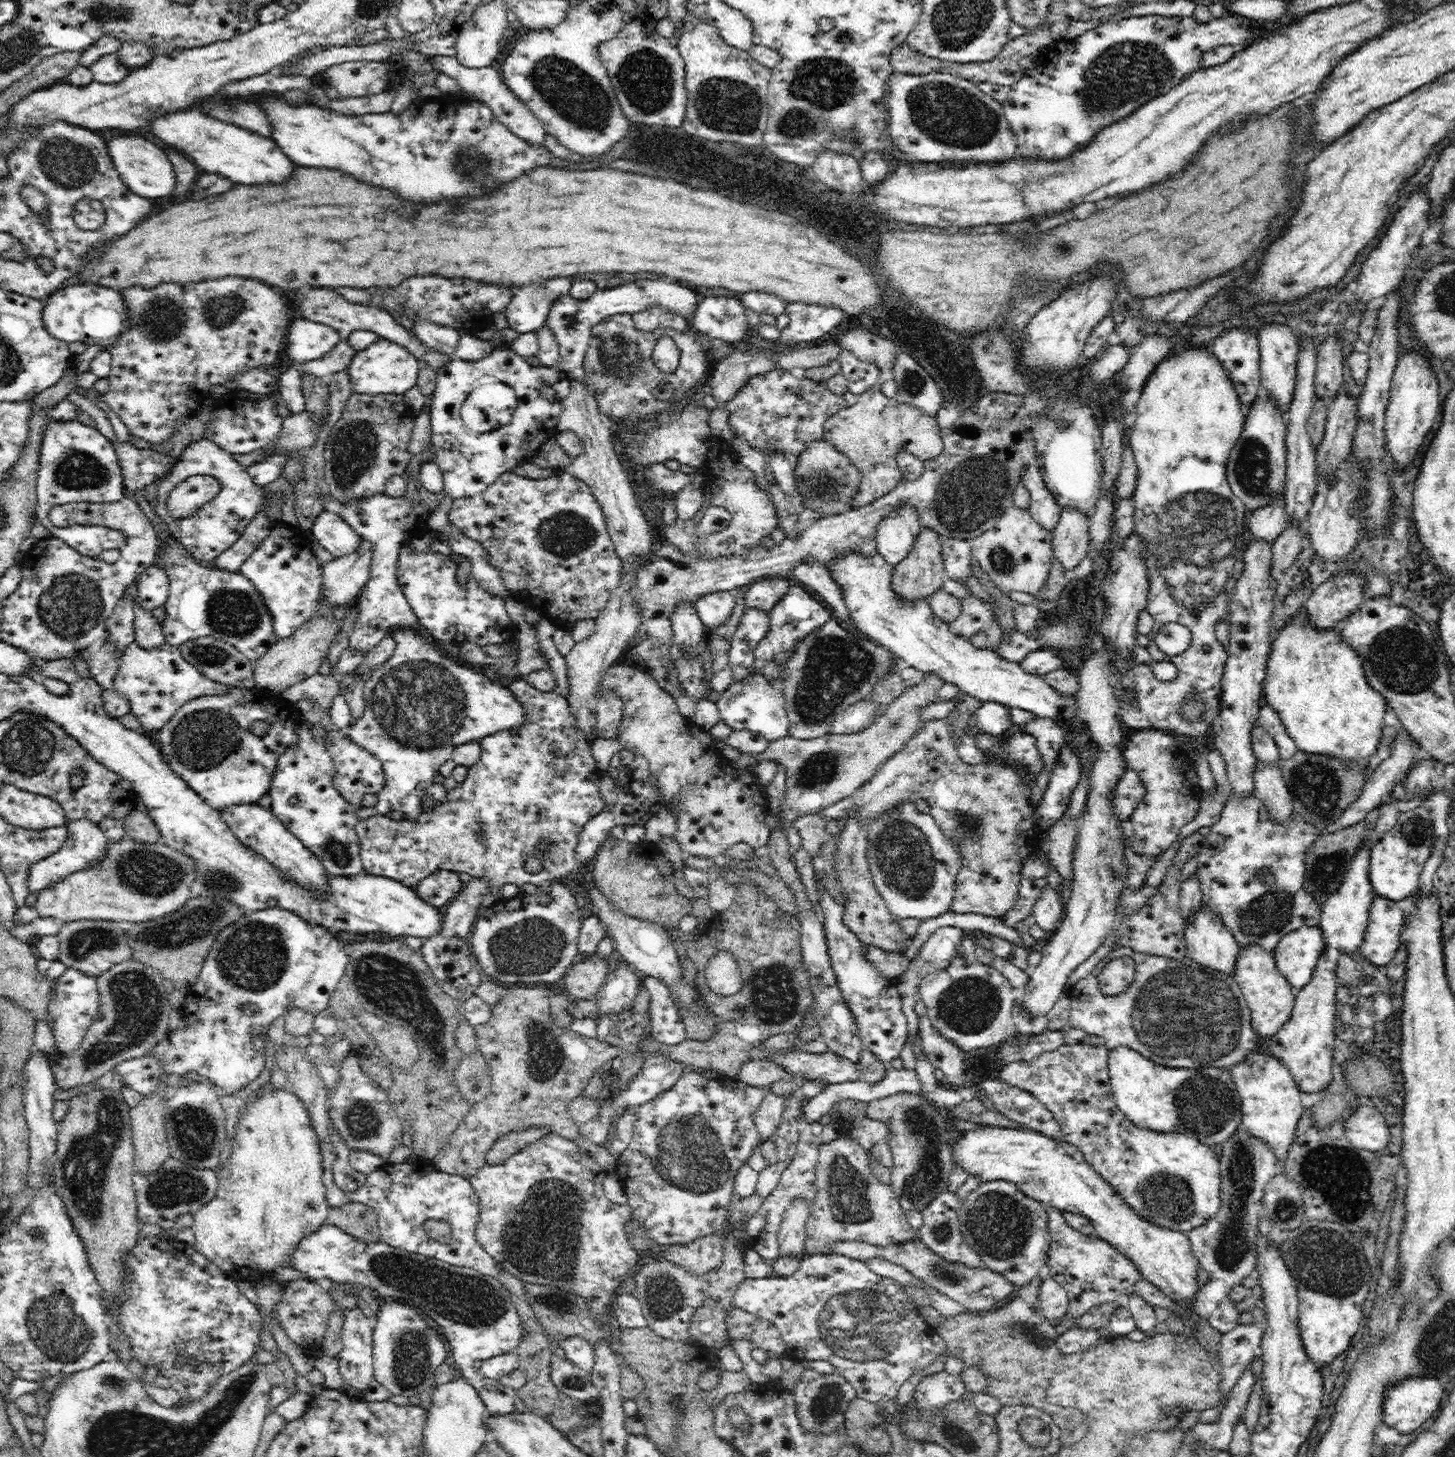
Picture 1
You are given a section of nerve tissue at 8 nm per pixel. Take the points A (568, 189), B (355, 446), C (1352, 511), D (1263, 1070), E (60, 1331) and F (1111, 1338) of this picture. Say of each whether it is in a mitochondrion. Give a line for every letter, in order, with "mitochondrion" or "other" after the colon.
A: other
B: mitochondrion
C: mitochondrion
D: other
E: mitochondrion
F: other

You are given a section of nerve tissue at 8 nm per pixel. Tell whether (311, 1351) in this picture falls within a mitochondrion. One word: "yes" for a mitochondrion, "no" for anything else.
no

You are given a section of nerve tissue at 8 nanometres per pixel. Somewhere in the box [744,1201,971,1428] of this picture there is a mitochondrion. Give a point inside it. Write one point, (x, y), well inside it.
(860, 1324)

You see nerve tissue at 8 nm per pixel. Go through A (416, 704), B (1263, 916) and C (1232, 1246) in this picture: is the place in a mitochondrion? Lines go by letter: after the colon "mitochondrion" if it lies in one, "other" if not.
A: mitochondrion
B: mitochondrion
C: mitochondrion

